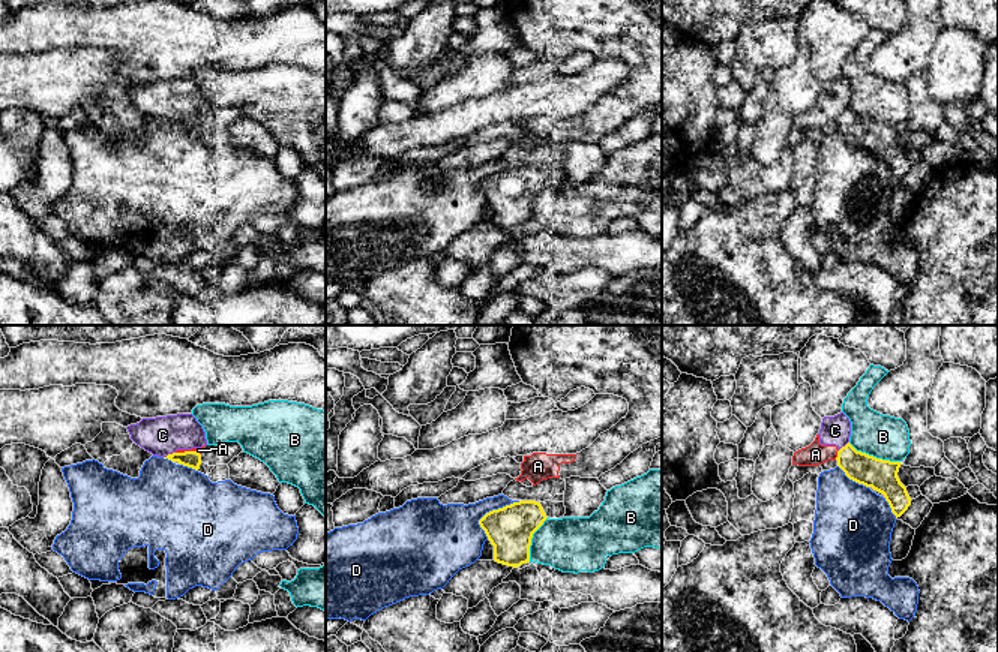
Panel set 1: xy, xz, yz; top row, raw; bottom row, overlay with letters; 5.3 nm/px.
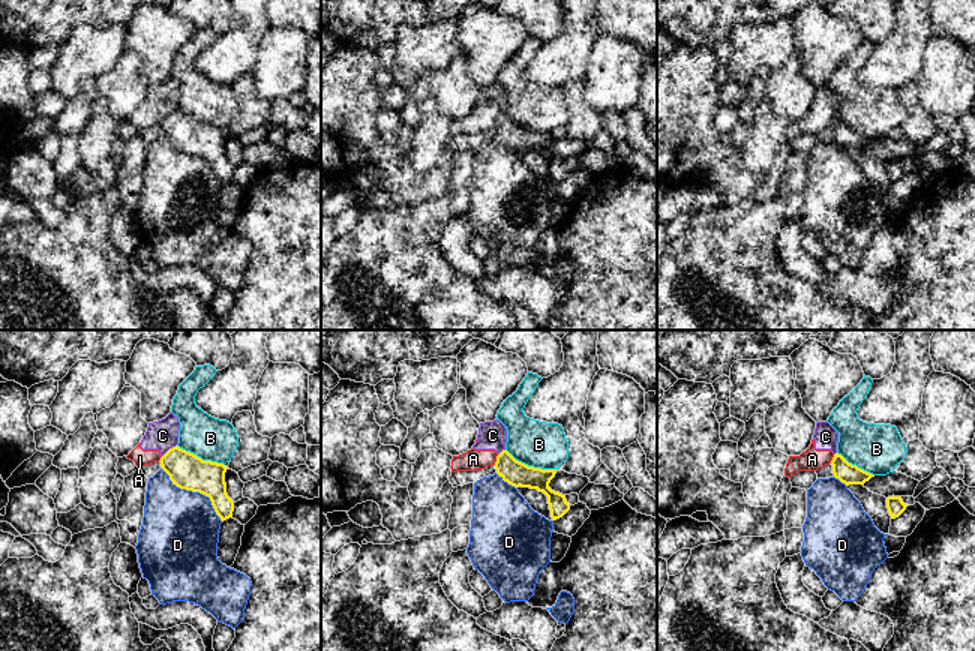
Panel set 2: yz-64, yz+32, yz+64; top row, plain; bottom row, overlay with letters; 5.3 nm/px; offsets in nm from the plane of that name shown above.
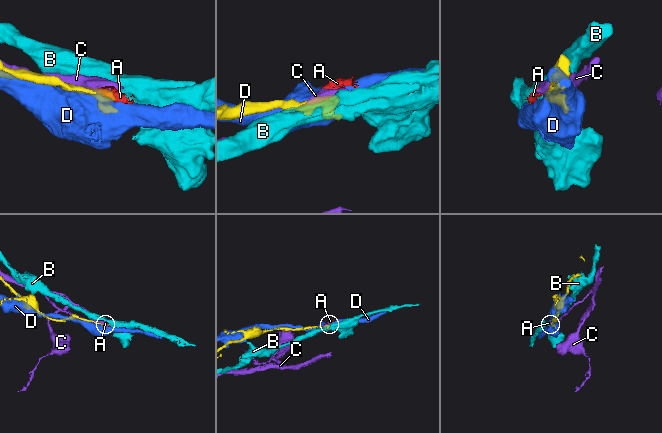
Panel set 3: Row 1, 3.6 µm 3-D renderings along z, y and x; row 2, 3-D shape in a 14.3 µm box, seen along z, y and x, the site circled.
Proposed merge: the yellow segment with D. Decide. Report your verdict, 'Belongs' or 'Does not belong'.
Does not belong

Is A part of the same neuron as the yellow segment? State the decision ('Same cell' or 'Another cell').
Another cell

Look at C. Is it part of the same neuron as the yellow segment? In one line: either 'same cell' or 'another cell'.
another cell

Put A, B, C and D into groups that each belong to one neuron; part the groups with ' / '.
A C / B / D

